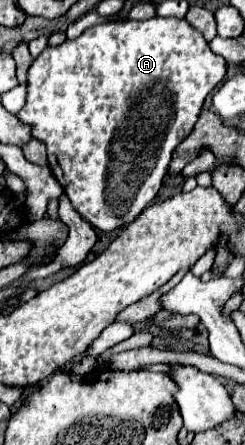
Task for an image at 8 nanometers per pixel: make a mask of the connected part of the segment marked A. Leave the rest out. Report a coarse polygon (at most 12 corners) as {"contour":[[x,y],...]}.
{"contour":[[185,19],[45,47],[17,113],[105,233],[155,199],[225,59]]}

